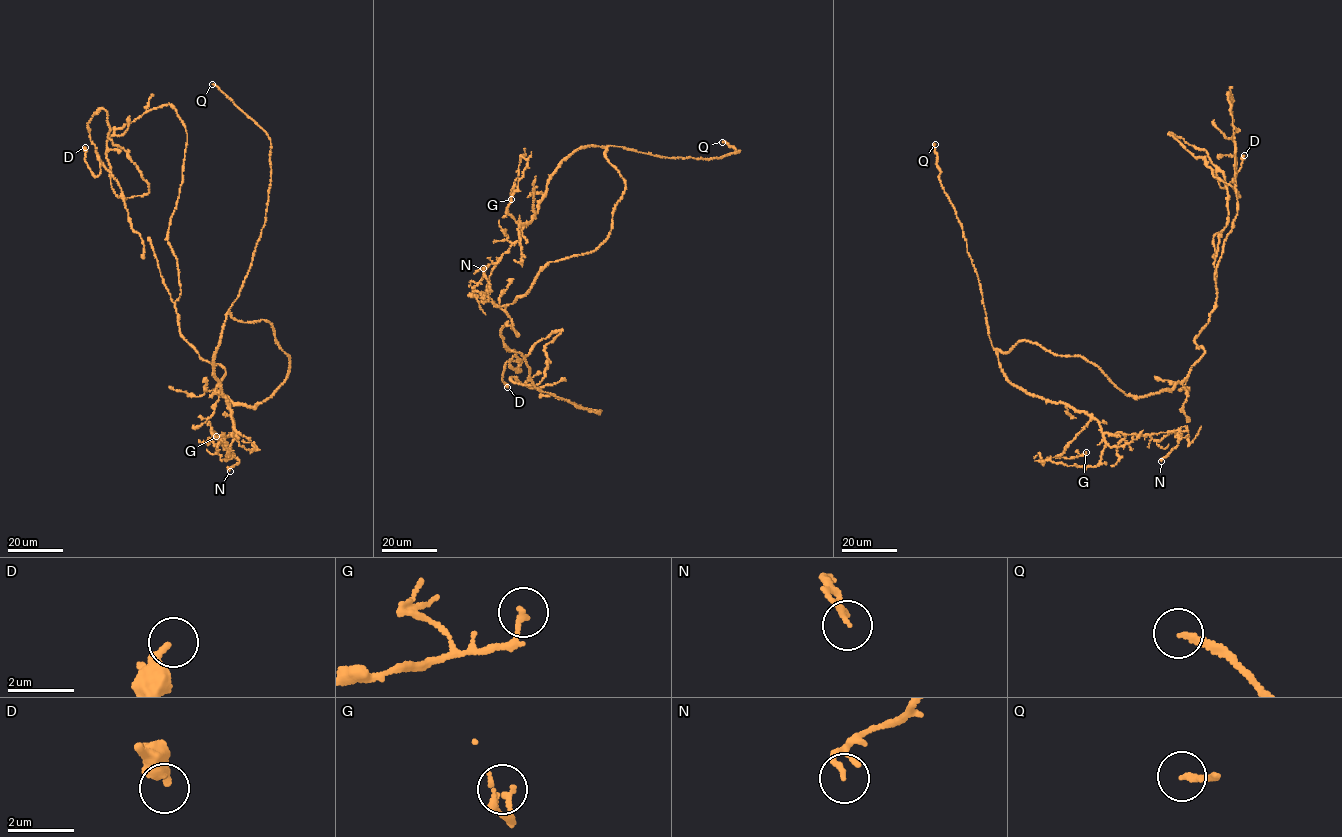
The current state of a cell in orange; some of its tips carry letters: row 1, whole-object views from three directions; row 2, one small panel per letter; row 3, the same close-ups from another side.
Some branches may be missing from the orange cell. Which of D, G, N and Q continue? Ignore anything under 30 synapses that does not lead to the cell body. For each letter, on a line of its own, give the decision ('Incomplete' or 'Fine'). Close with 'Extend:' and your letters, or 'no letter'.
D: Fine
G: Fine
N: Fine
Q: Incomplete
Extend: Q

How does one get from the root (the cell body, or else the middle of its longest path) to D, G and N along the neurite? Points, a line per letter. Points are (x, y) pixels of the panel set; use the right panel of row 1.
D: (1216, 293), (1214, 273), (1238, 206), (1229, 92), (1239, 197), (1168, 134), (1206, 151), (1222, 188), (1244, 155)
G: (1216, 293), (1204, 353), (1147, 395), (997, 349), (1099, 425), (1099, 463), (1043, 465), (1086, 452)
N: (1216, 293), (1204, 353), (1147, 395), (1080, 356), (997, 349), (1013, 384), (1104, 433), (1179, 430), (1161, 461)

